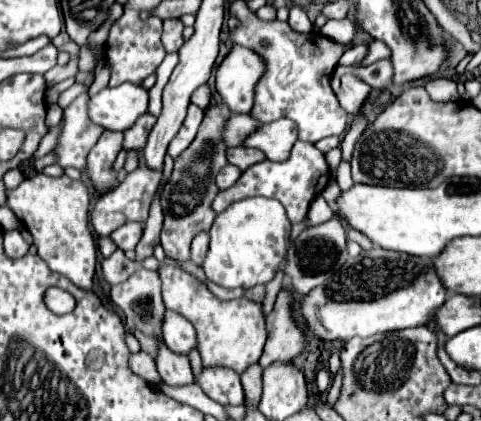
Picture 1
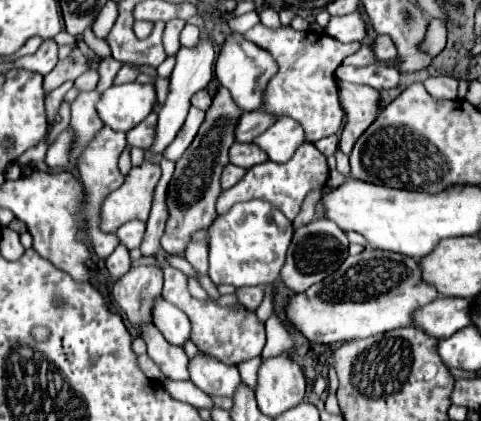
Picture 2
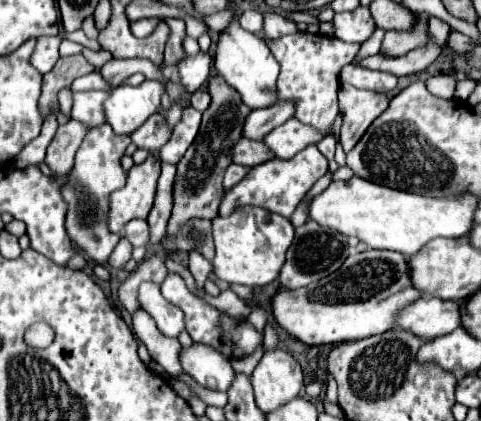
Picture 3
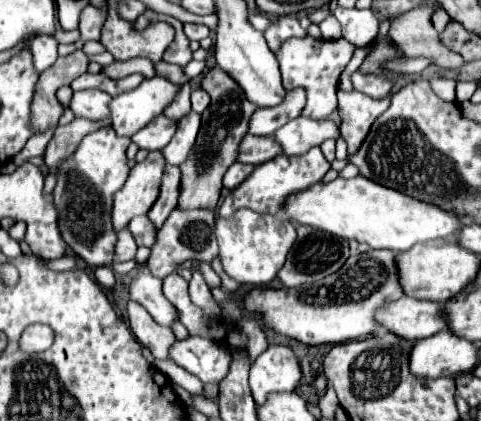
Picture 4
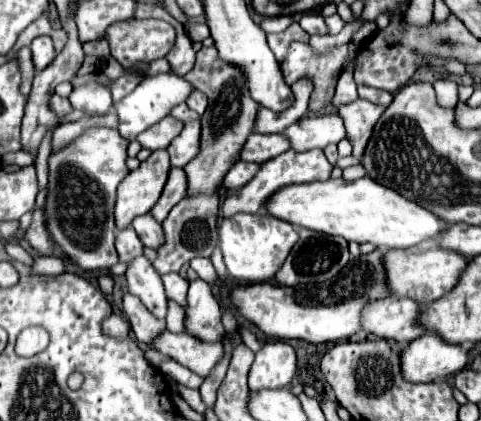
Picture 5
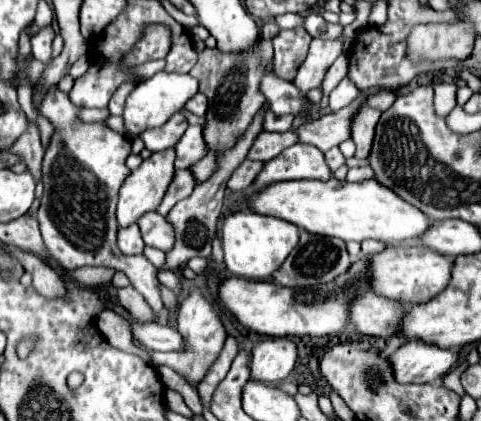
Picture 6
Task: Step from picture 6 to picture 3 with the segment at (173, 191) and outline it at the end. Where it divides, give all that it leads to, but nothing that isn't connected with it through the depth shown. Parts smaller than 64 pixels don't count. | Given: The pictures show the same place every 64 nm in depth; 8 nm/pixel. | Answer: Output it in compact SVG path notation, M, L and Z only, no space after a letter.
M162 164L162 174L160 174L160 180L158 180L156 200L154 200L154 206L152 206L152 210L146 218L148 224L150 224L150 246L148 246L148 250L158 246L158 242L166 234L166 224L168 224L170 212L172 212L174 176L176 176L176 166Z

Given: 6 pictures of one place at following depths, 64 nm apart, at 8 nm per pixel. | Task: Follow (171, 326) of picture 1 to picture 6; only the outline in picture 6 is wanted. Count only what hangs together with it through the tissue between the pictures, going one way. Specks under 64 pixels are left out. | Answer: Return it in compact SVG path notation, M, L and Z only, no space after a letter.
M56 84L44 92L38 110L54 126L54 134L42 162L44 194L38 208L40 232L50 256L68 270L80 266L106 266L122 270L129 276L130 284L146 298L152 310L160 312L164 304L158 292L156 268L144 256L122 254L116 244L116 202L118 190L130 174L126 158L132 152L132 142L102 122L82 122L78 118L80 106L74 106L68 94Z

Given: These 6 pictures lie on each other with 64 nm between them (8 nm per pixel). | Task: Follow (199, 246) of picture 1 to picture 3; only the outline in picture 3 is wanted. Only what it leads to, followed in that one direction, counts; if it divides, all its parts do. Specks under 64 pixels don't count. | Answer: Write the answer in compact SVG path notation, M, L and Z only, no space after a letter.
M194 250L194 252L188 254L188 268L190 268L190 272L192 272L194 280L196 280L196 286L198 286L200 290L204 290L204 282L206 282L206 278L208 278L210 270L212 270L212 264L210 264L200 252Z

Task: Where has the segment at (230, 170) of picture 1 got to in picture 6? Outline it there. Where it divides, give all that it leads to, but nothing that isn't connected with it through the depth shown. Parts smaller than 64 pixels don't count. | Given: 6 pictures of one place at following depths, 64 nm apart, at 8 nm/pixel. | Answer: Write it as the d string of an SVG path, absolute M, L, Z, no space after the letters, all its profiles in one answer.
M244 160L232 174L232 178L228 180L228 188L232 192L244 192L252 186L252 182L256 180L256 176L262 170L262 162L252 162L252 160Z

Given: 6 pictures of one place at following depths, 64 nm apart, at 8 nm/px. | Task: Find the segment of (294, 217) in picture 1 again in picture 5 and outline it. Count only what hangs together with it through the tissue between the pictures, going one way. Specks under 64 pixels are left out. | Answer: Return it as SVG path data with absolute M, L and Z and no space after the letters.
M286 150L284 154L264 162L258 170L258 174L238 192L230 194L226 198L226 202L222 204L222 214L228 218L236 212L250 212L250 214L256 214L264 208L266 200L272 196L272 192L276 192L278 188L282 186L288 186L288 184L304 184L304 182L314 182L314 180L328 180L330 178L330 172L332 172L332 166L328 164L326 156L322 150L306 150L306 152L296 152L296 150Z

